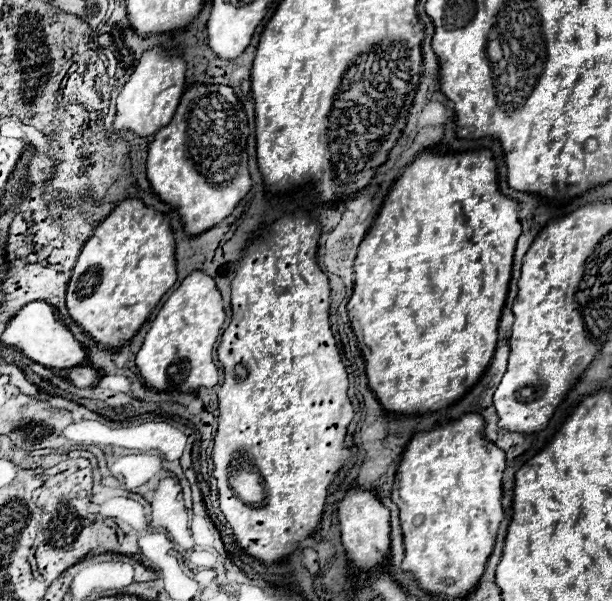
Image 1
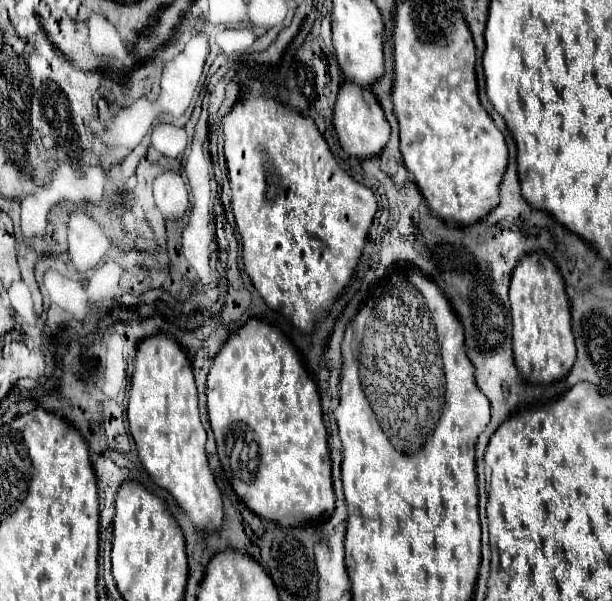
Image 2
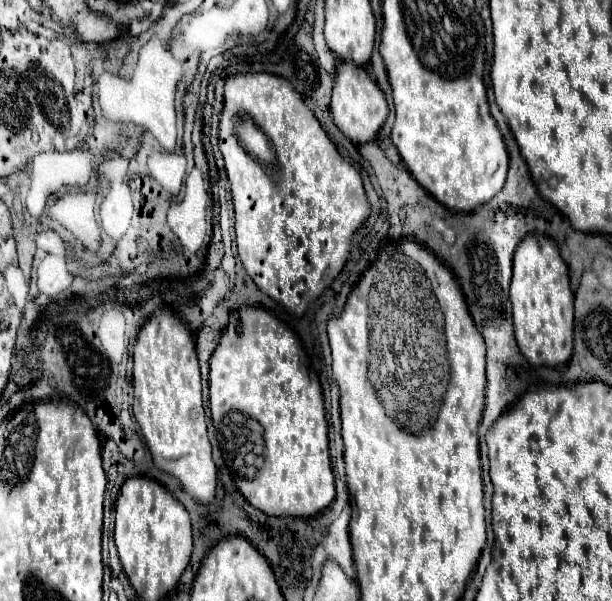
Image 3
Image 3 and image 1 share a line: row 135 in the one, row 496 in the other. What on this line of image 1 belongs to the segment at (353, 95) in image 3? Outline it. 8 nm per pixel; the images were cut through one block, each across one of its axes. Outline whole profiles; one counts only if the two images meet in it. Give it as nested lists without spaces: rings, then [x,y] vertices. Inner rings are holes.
[[[358,486],[350,488],[338,504],[338,520],[346,554],[358,570],[374,570],[378,564],[386,562],[390,548],[390,510],[380,504],[372,490],[362,490]]]

